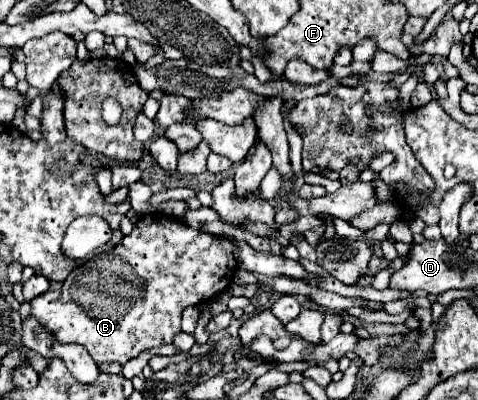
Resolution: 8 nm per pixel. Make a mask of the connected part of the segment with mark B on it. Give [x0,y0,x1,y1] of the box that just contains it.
[30,213,234,363]

